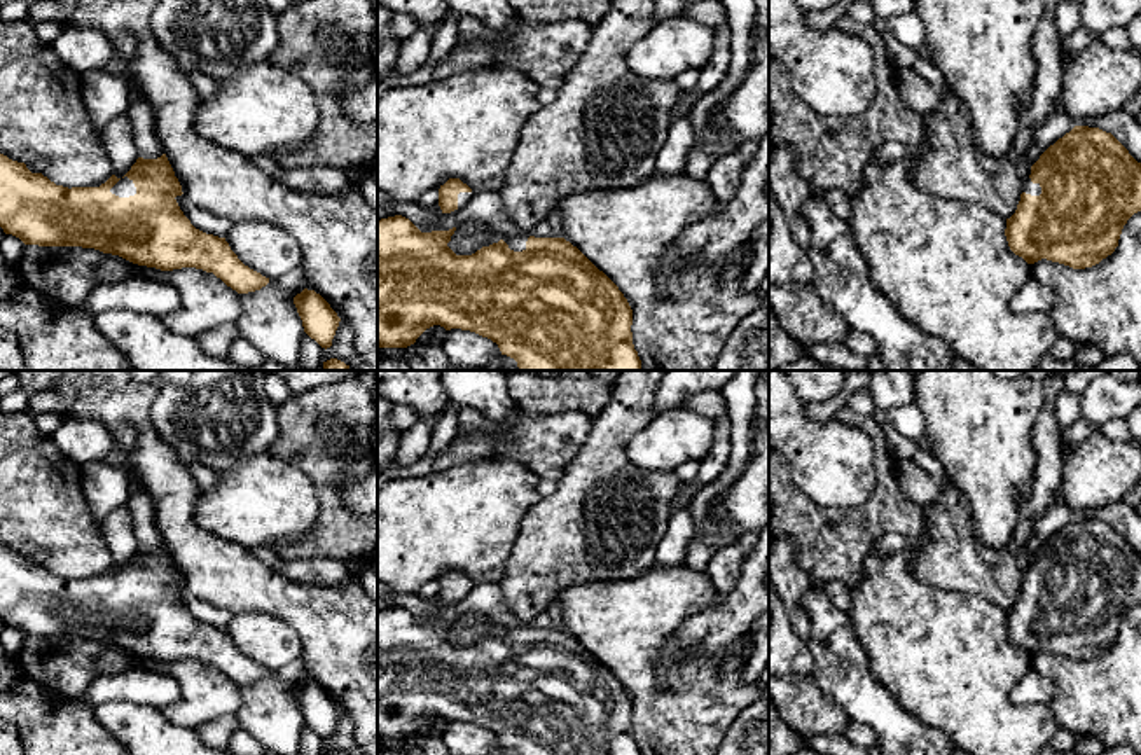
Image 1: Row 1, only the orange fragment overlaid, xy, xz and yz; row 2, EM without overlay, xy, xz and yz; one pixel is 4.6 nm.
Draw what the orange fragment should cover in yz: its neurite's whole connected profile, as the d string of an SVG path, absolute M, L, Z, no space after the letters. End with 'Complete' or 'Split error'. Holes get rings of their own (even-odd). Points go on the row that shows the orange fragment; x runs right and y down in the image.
M1075 126L1031 166L1017 210L1006 218L1005 236L1010 250L1027 264L1047 259L1085 269L1115 252L1124 225L1138 211L1141 163L1111 133Z. Split error

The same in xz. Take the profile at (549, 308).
M402 215L377 220L377 350L407 348L430 327L440 325L446 330L461 329L475 332L498 344L501 355L517 362L519 371L641 371L641 360L633 344L633 309L619 287L599 271L577 246L564 238L535 238L529 232L500 239L482 246L472 255L456 255L447 243L456 227L449 231L421 232L409 218Z. Split error

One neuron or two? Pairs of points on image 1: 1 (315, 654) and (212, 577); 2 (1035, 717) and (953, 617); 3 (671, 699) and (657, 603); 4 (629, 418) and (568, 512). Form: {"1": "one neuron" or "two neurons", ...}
{"1": "one neuron", "2": "one neuron", "3": "one neuron", "4": "one neuron"}

